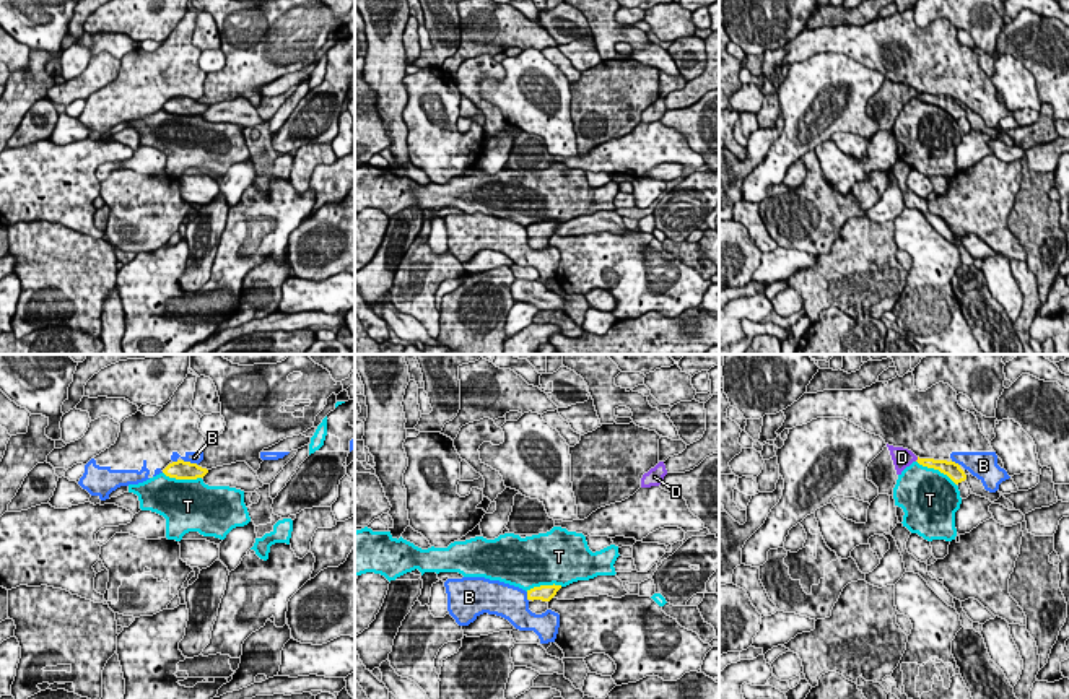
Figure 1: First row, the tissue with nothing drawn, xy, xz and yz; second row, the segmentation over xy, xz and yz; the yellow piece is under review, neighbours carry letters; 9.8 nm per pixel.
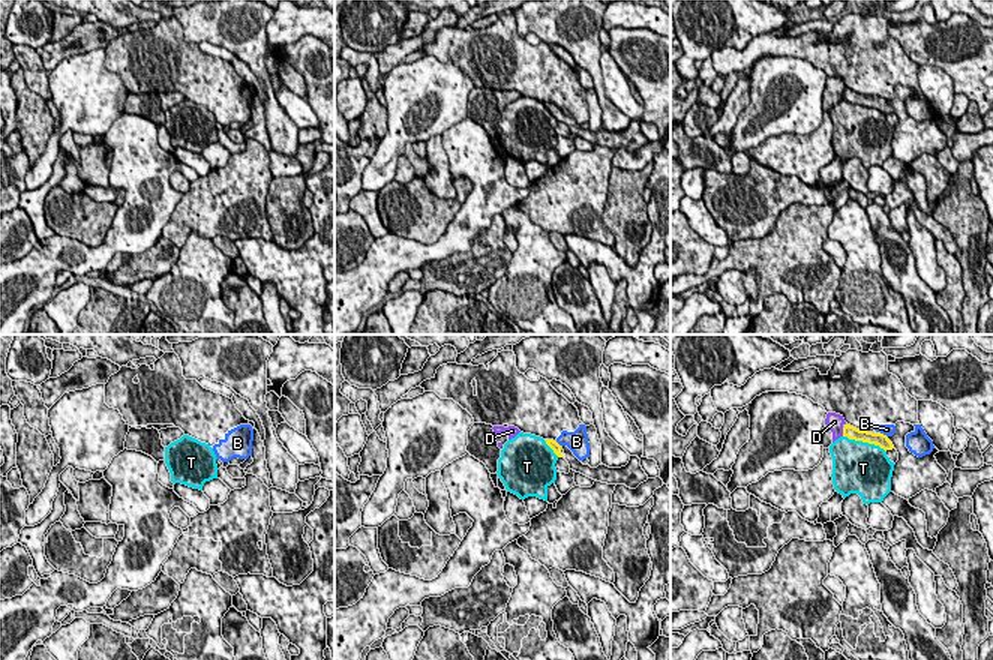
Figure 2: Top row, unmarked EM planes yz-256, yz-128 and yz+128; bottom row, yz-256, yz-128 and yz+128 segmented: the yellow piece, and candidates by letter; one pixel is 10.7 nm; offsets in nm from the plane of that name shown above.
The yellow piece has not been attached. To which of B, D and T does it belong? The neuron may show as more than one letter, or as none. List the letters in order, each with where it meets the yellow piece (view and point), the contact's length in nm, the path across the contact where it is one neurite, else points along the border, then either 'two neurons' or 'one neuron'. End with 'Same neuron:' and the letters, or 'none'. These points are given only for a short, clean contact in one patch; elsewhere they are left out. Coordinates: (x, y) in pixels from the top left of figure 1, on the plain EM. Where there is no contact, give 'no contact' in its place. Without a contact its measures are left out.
B: meets yellow in xy at (189, 98); contact 170 nm long; two neurons
D: meets yellow in yz at (918, 95); contact 60 nm long; two neurons
T: meets yellow in yz at (936, 104); contact 460 nm long; two neurons
Same neuron: none

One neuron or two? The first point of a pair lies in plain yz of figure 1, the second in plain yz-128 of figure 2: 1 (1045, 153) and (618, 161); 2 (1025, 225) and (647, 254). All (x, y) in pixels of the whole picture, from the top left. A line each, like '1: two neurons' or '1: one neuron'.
1: one neuron
2: two neurons

